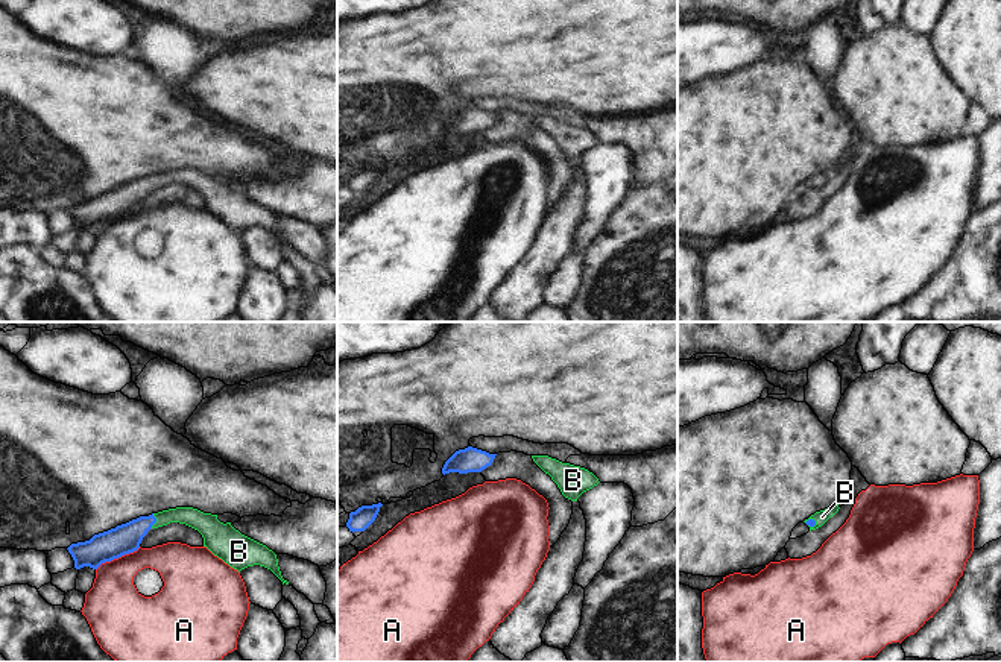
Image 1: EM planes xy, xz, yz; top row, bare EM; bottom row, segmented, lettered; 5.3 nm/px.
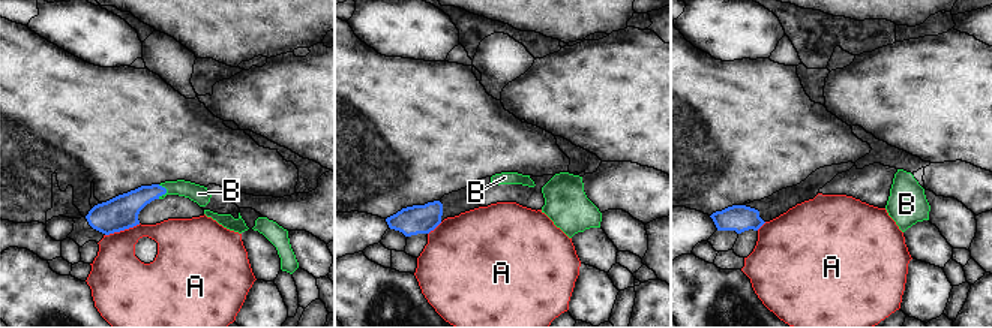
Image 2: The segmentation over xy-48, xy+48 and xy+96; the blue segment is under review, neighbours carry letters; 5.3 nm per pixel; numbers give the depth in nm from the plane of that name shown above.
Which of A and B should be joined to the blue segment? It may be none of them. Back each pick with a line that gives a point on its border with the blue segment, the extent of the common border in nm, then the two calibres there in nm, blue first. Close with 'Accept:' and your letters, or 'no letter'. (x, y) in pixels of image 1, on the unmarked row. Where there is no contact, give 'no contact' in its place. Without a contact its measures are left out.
B: meets blue in xy at (155, 181); contact 80 nm long; 160 nm thick on the blue side, 100 nm on the other
Accept: B

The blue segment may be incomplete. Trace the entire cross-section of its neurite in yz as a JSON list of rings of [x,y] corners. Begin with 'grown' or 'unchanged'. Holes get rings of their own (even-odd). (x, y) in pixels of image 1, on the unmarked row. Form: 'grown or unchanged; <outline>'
grown; [[[834,162],[828,169],[816,172],[804,182],[810,187],[810,191],[816,190],[816,188],[822,187],[831,176],[834,176],[838,172],[838,169],[840,169],[838,164]]]

